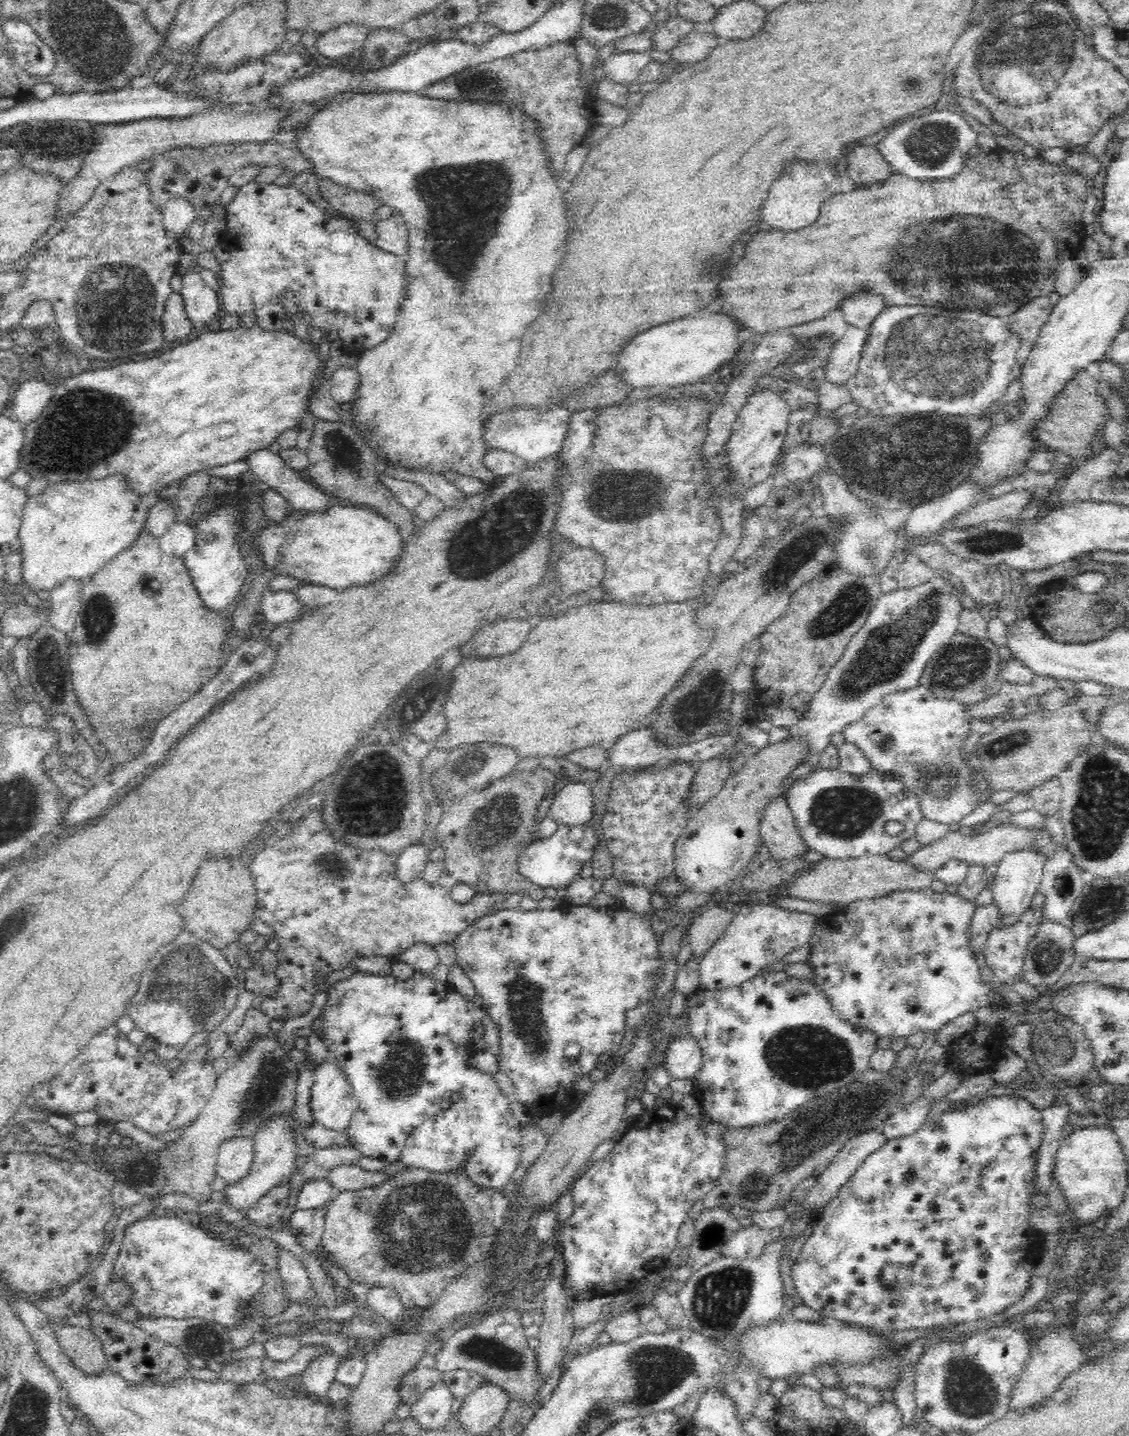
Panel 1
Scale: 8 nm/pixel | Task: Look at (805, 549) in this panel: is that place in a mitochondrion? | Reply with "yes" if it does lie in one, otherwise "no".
yes

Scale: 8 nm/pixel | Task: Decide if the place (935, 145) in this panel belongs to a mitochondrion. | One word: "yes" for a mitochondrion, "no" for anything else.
yes

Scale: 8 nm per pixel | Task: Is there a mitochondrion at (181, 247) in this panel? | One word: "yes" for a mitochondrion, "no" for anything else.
no

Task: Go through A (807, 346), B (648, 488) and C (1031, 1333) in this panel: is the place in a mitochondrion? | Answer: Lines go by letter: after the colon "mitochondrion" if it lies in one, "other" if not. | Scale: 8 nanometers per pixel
A: other
B: mitochondrion
C: other

